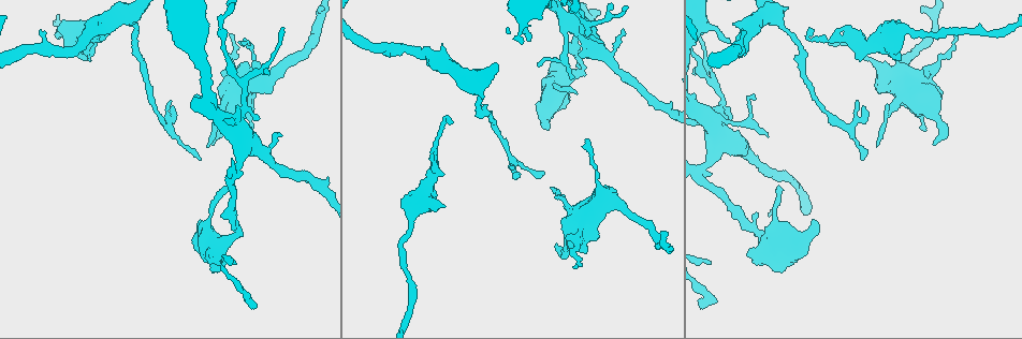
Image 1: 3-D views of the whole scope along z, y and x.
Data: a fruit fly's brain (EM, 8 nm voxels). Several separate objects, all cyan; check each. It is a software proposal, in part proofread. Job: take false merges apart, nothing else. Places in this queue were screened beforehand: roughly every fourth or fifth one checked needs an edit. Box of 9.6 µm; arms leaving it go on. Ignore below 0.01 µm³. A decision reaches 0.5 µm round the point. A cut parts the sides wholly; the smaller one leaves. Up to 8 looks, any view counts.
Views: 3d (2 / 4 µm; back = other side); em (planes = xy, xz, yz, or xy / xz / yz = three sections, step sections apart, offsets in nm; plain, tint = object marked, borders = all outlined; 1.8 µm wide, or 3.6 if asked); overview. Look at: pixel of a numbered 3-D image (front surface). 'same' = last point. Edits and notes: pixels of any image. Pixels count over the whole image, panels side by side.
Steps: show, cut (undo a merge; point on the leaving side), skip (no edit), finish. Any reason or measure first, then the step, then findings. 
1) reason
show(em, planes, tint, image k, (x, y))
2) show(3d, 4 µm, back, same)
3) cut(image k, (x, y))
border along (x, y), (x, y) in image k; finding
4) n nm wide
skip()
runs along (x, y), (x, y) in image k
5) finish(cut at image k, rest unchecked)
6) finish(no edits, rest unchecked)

sudden change in width
show(em, 3.6 µm, planes, plain, image 1, (228, 95))

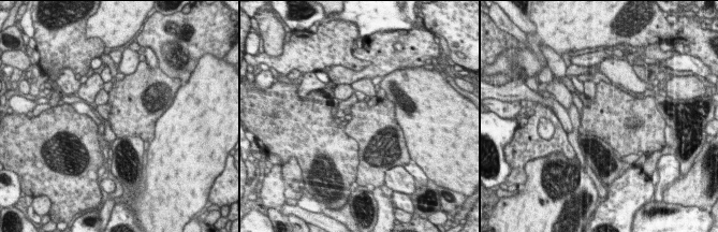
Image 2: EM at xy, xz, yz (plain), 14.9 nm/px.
show(em, 3.6 µm, planes, borders, same)

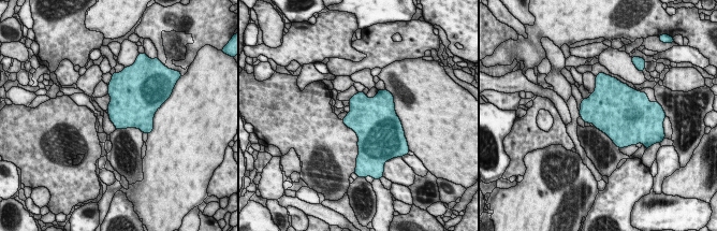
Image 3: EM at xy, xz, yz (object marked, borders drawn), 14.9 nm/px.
skip()
one neuron here

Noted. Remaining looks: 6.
sharp bend
show(3d, 4 µm, image 1, (581, 27))

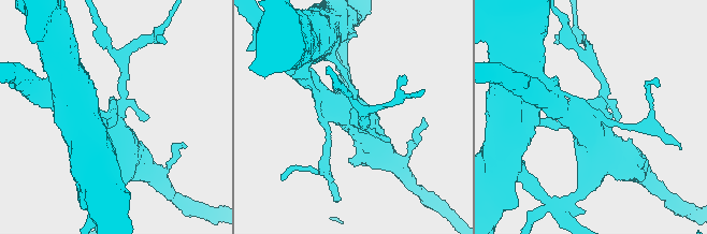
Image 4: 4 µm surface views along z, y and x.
shape alone is not enough
show(em, 3.6 µm, xy, step 16, tint, image 4, (353, 117))

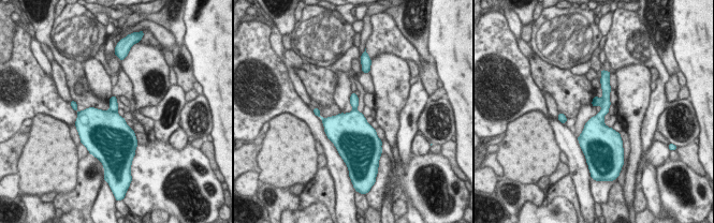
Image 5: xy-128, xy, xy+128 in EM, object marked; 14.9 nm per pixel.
show(em, 3.6 µm, planes, tint, same)

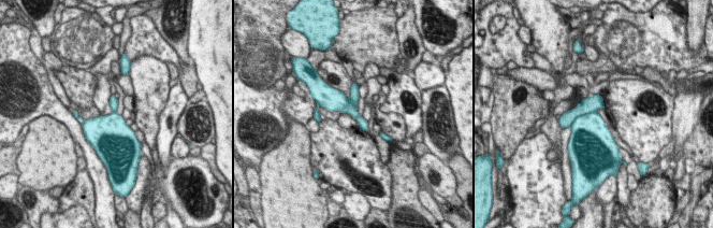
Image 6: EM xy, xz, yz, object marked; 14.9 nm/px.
260 nm wide
cut(image 6, (587, 130))
border along (594, 111), (579, 115), (570, 125) in image 6; a second neuron is stuck on

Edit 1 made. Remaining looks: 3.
finish(cut at image 6, rest unchecked)

